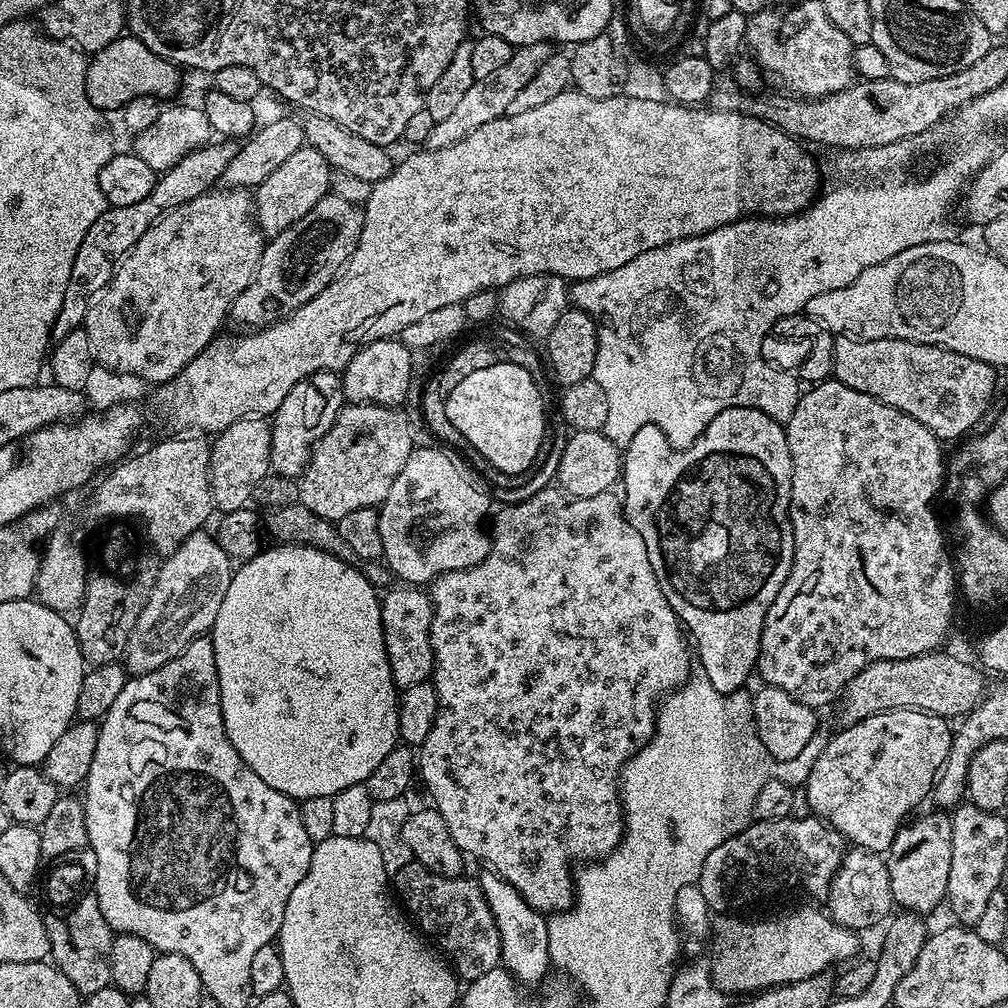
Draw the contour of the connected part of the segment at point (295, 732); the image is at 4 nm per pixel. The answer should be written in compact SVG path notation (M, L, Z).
M276 544L271 547L265 547L252 560L243 561L233 571L230 590L226 590L226 598L222 598L222 606L218 609L218 618L214 618L210 635L218 670L222 722L242 762L246 762L246 766L250 766L250 770L254 770L254 774L258 774L258 778L266 782L266 786L274 786L274 790L297 802L306 798L334 797L346 790L346 786L367 782L370 774L374 774L378 762L382 762L382 758L386 758L390 750L397 748L400 740L396 709L398 689L390 674L390 662L386 658L380 617L381 597L378 589L367 580L355 563L335 557L334 554L326 554L322 550L314 550L310 546Z

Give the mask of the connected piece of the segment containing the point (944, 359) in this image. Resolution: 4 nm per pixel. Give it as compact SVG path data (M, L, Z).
M836 336L832 376L838 382L850 386L850 390L862 390L862 394L870 394L886 406L894 406L910 414L910 418L922 422L922 426L930 429L937 440L947 442L956 440L959 436L967 437L973 431L971 428L983 418L984 411L991 406L992 395L996 392L998 372L991 364L954 354L954 350L946 350L933 344L919 344L894 338L855 340L852 336Z

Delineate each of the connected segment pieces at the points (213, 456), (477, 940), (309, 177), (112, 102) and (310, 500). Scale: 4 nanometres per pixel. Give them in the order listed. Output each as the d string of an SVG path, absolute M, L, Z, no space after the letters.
M247 416L215 433L210 444L210 486L213 505L221 513L245 507L254 497L254 486L270 475L271 433L271 423L259 416Z
M415 862L403 866L394 875L394 892L399 903L418 925L419 931L447 957L457 977L464 982L478 978L500 964L500 939L490 906L486 906L479 883L466 877L464 874L434 874Z
M309 146L299 148L291 158L286 158L286 162L282 162L282 166L278 166L278 170L274 170L274 174L270 174L270 178L266 178L266 182L262 182L254 190L256 227L265 237L271 238L294 226L294 222L298 222L302 214L314 210L320 199L329 195L333 175L327 158L318 150Z
M121 34L110 46L98 50L88 60L86 74L86 98L101 113L108 114L115 110L123 110L134 98L154 96L165 98L176 92L180 84L181 73L177 65L170 60L163 60L154 50L150 50L141 40L131 34Z
M348 404L341 408L334 426L316 443L312 461L299 477L299 503L333 522L353 510L383 504L394 478L402 474L402 466L406 466L406 458L412 453L411 433L407 414L399 407Z

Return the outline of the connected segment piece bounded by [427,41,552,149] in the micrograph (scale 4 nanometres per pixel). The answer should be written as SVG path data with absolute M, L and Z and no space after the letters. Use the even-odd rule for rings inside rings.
M547 41L527 44L520 48L515 47L511 58L498 70L498 73L492 75L488 80L473 81L469 90L466 90L464 97L461 97L460 103L453 109L453 113L436 122L429 138L427 138L427 147L444 149L446 146L452 146L466 135L473 133L479 126L484 126L487 122L496 121L497 118L507 115L510 102L526 86L526 83L534 78L537 70L552 55L550 48L551 45Z

